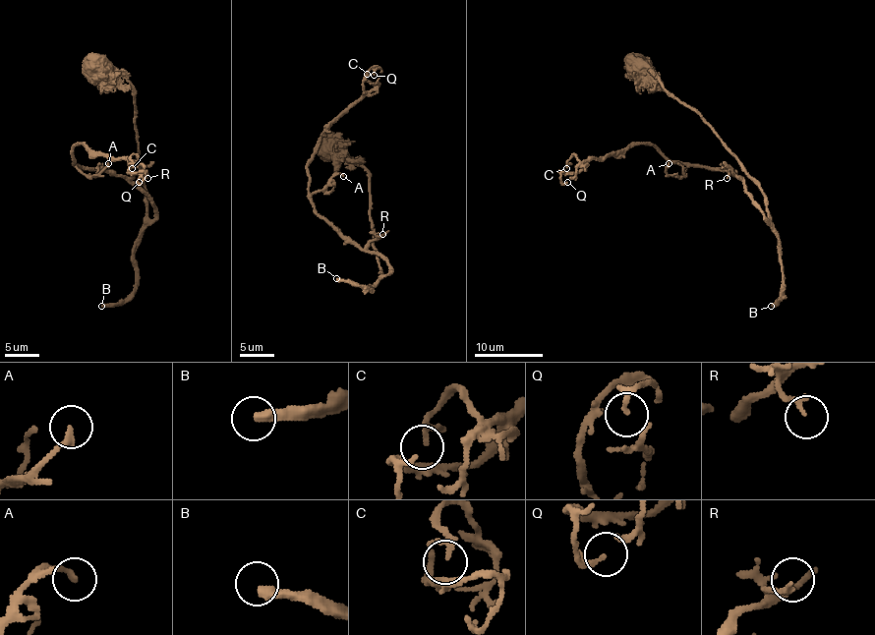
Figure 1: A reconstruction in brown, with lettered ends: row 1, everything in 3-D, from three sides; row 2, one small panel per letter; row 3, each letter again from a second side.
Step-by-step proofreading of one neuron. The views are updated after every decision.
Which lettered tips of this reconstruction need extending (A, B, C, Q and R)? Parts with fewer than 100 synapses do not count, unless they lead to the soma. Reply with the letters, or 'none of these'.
B

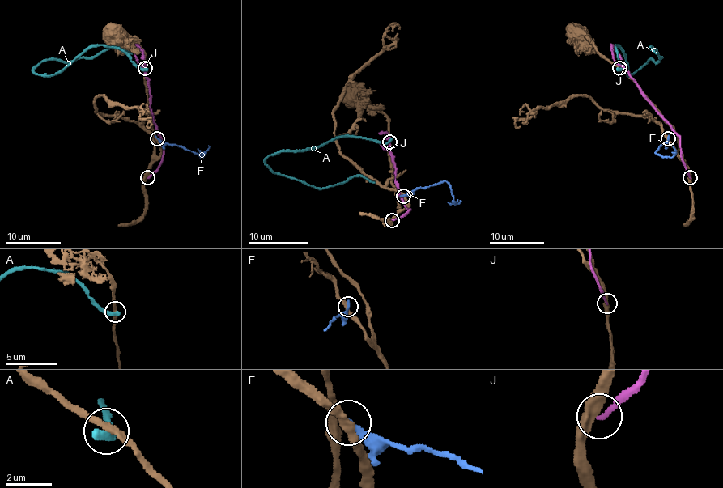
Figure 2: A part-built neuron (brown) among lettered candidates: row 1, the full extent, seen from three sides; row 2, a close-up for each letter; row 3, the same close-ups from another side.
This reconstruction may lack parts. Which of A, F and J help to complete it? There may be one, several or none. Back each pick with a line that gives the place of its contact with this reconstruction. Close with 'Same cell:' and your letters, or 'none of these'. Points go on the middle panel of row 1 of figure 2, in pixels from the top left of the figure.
Same cell: none of these

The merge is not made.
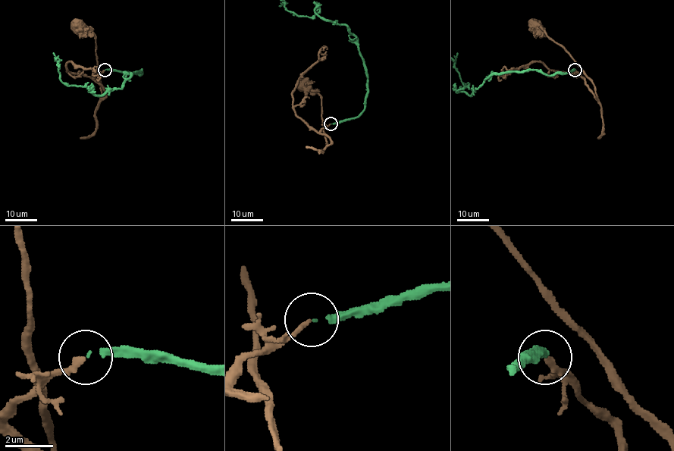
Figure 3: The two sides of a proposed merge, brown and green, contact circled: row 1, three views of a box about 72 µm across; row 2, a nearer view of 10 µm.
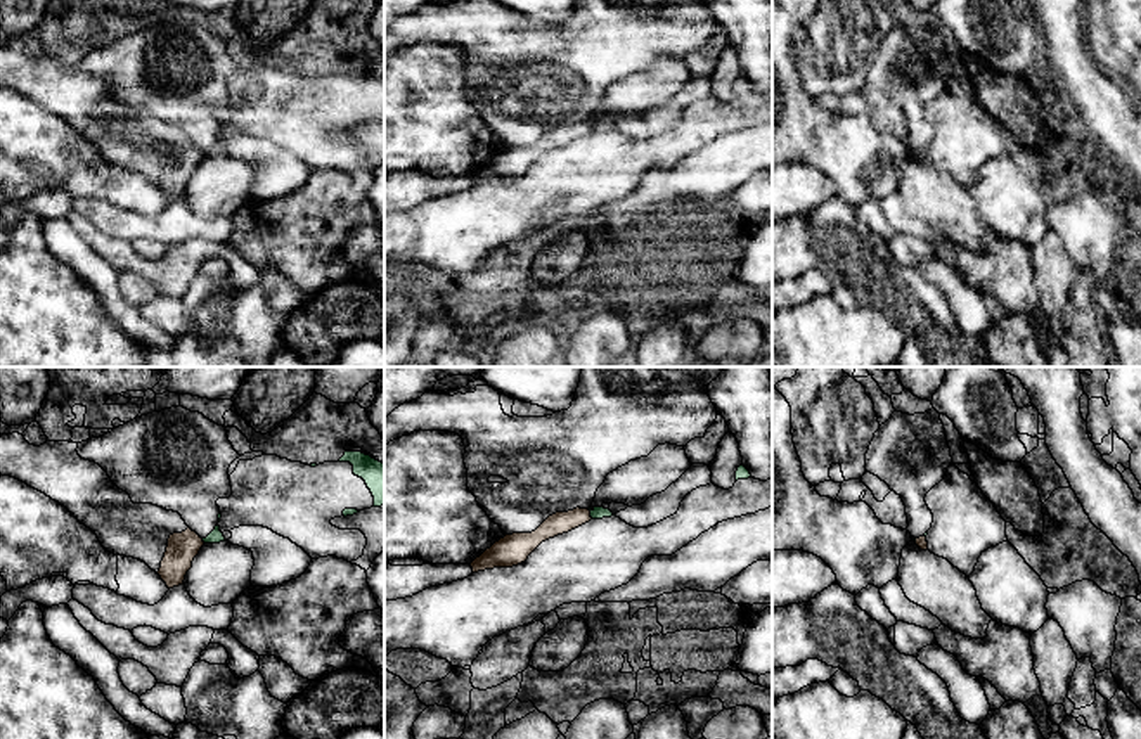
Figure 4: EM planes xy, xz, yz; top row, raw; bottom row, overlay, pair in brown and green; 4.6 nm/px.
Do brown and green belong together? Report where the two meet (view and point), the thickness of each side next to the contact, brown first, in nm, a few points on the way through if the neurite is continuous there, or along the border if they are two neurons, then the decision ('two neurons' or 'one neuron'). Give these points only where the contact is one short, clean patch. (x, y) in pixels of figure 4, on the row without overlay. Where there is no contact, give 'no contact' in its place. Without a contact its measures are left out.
meets brown in xz at (589, 127); 100 nm thick on the brown side, 60 nm on the other; border along xz (587, 122), (593, 130); two neurons

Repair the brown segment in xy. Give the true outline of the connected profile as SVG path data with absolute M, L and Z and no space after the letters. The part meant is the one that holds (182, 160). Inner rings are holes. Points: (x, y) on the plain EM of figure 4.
M190 140L182 145L170 147L161 180L158 183L168 201L184 197L185 187L192 180L192 173L203 157L203 151Z

